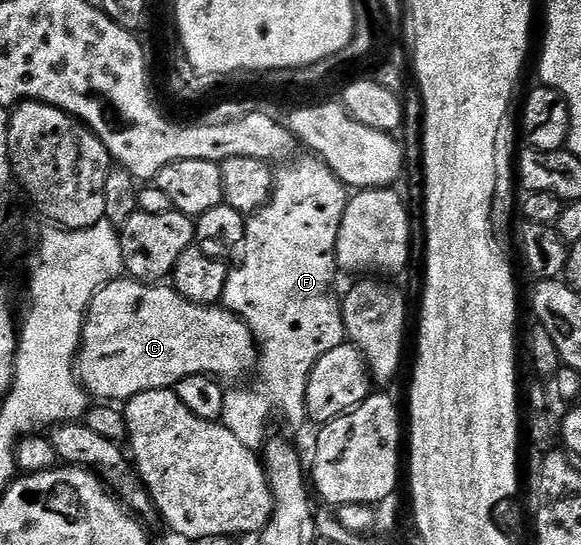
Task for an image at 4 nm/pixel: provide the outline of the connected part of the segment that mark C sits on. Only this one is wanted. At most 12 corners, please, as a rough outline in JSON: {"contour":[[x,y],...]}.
{"contour":[[160,282],[94,294],[74,367],[126,402],[250,372],[252,331]]}

